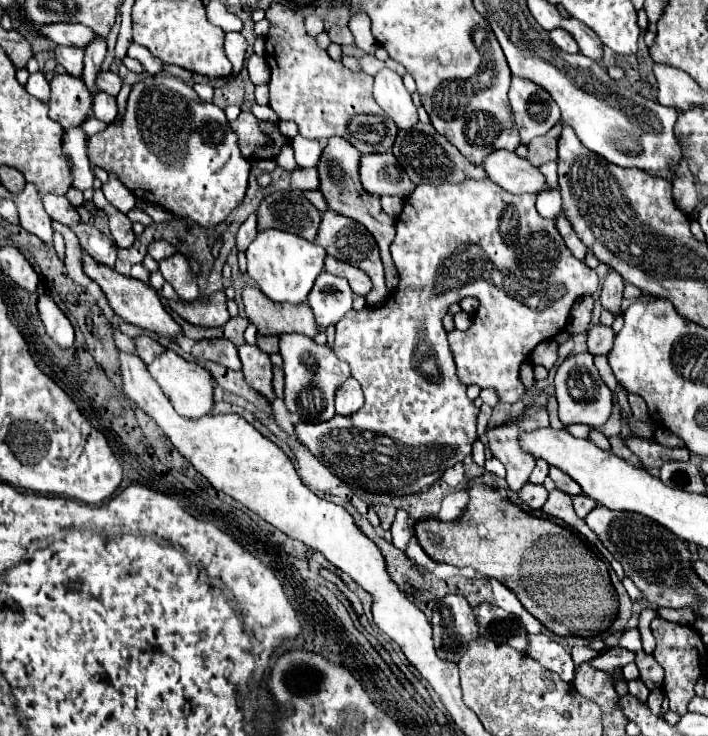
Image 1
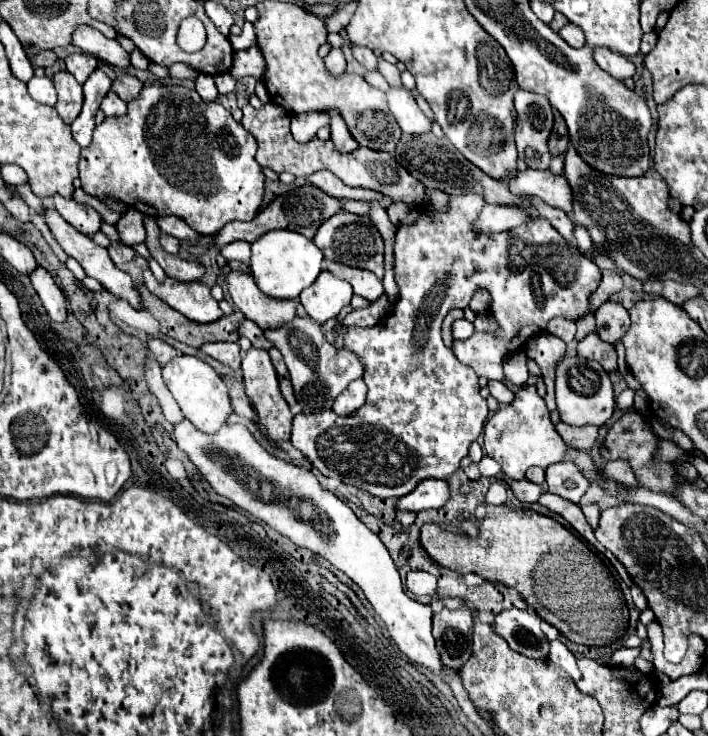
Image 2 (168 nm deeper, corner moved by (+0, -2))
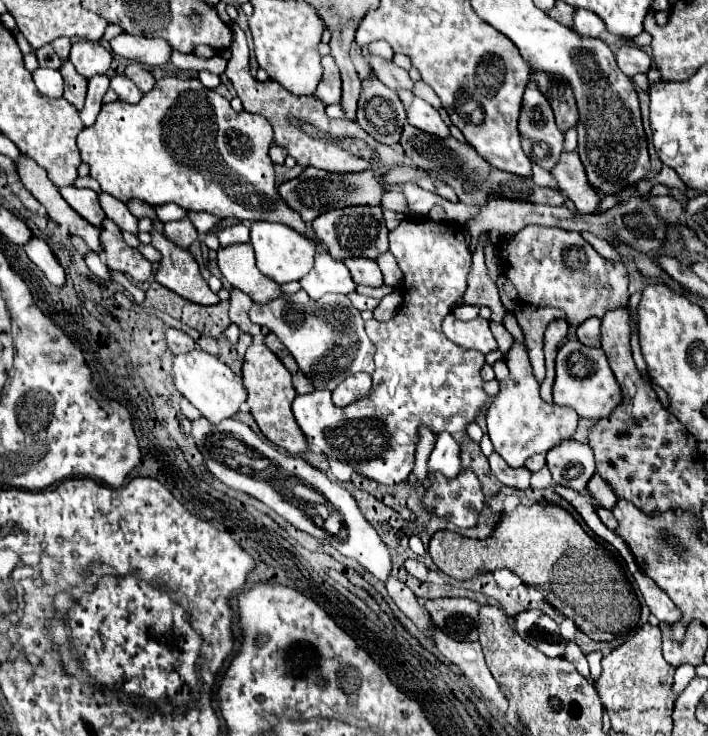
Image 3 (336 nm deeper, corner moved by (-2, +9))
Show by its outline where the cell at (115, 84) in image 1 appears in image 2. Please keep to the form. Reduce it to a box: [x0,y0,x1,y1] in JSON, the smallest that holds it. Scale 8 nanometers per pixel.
[113,72,143,102]

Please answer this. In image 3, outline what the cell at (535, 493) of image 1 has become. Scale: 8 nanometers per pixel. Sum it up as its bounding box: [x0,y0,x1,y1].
[489,453,531,489]

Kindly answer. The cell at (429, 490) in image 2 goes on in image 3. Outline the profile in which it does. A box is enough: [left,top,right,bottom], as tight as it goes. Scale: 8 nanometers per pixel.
[429,433,461,479]

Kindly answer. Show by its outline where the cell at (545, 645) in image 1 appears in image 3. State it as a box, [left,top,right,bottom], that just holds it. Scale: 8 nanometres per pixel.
[563,641,589,679]

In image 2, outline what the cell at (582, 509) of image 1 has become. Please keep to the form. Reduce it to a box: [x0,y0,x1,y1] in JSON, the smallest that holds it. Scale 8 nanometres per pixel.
[583,504,599,530]

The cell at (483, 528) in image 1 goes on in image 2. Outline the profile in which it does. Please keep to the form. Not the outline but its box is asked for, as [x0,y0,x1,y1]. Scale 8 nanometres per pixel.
[421,506,629,646]

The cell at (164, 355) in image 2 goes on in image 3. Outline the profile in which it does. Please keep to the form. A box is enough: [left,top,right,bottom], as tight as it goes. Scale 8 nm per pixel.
[165,329,195,355]

